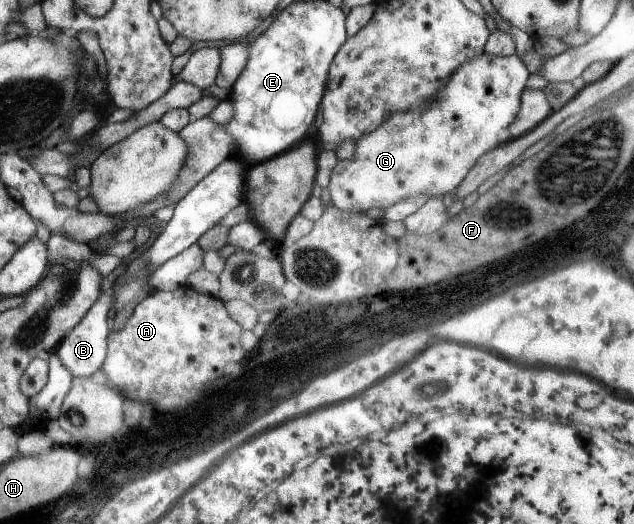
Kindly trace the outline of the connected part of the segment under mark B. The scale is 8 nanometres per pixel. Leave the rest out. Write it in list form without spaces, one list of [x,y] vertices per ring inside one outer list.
[[[113,285],[108,292],[102,292],[102,295],[97,297],[97,300],[90,306],[89,311],[81,317],[81,320],[73,327],[72,331],[68,332],[53,350],[61,364],[70,372],[73,378],[90,377],[104,361],[107,346],[106,336],[109,332],[105,321],[110,315],[112,298]]]

